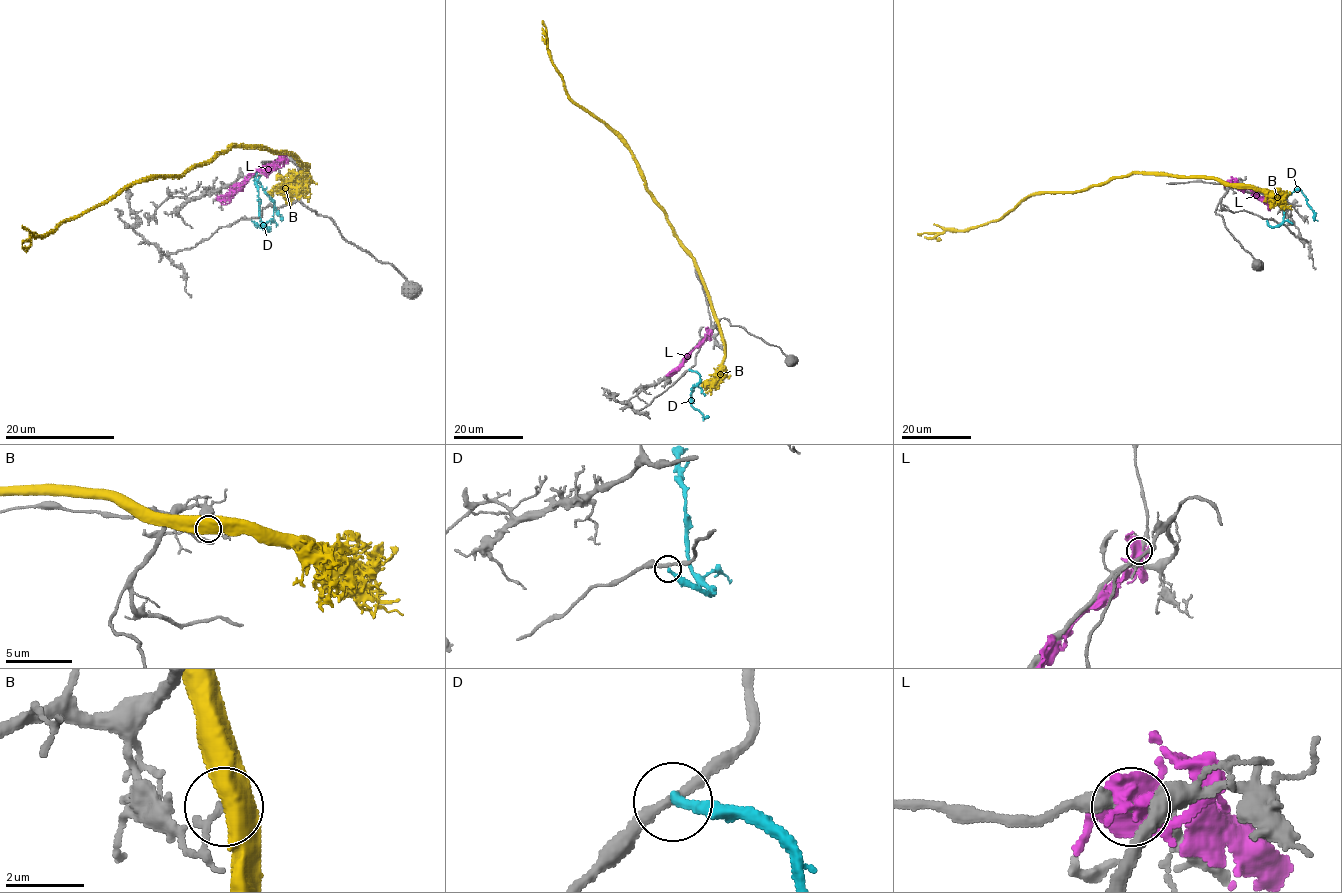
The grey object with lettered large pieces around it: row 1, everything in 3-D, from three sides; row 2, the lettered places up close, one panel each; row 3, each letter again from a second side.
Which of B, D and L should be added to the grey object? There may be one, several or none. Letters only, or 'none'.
none

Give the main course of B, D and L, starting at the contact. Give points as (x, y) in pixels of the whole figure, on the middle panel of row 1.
B: (723, 343), (691, 253), (647, 186), (631, 150), (567, 93), (547, 48), (542, 20)
D: (688, 370), (695, 371), (700, 380), (693, 385), (692, 405), (704, 418), (708, 417)
L: (709, 332), (678, 368), (666, 376)

